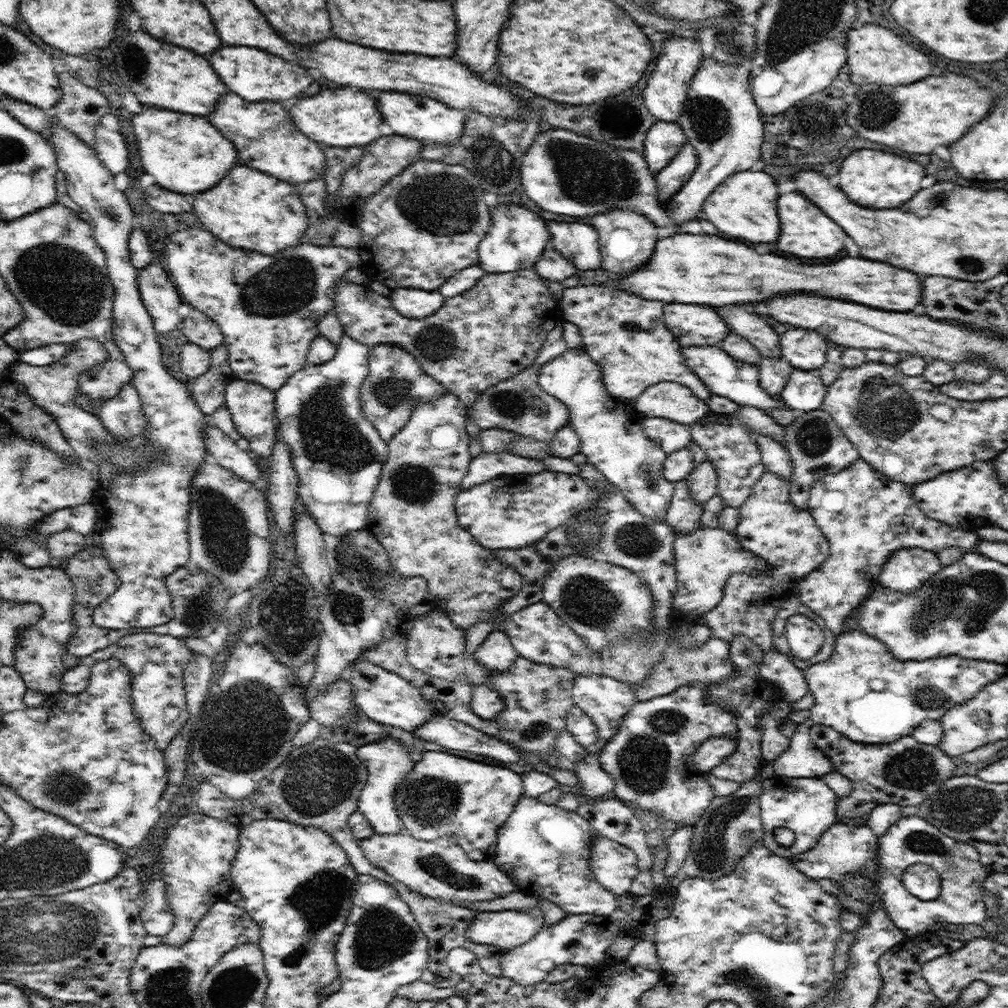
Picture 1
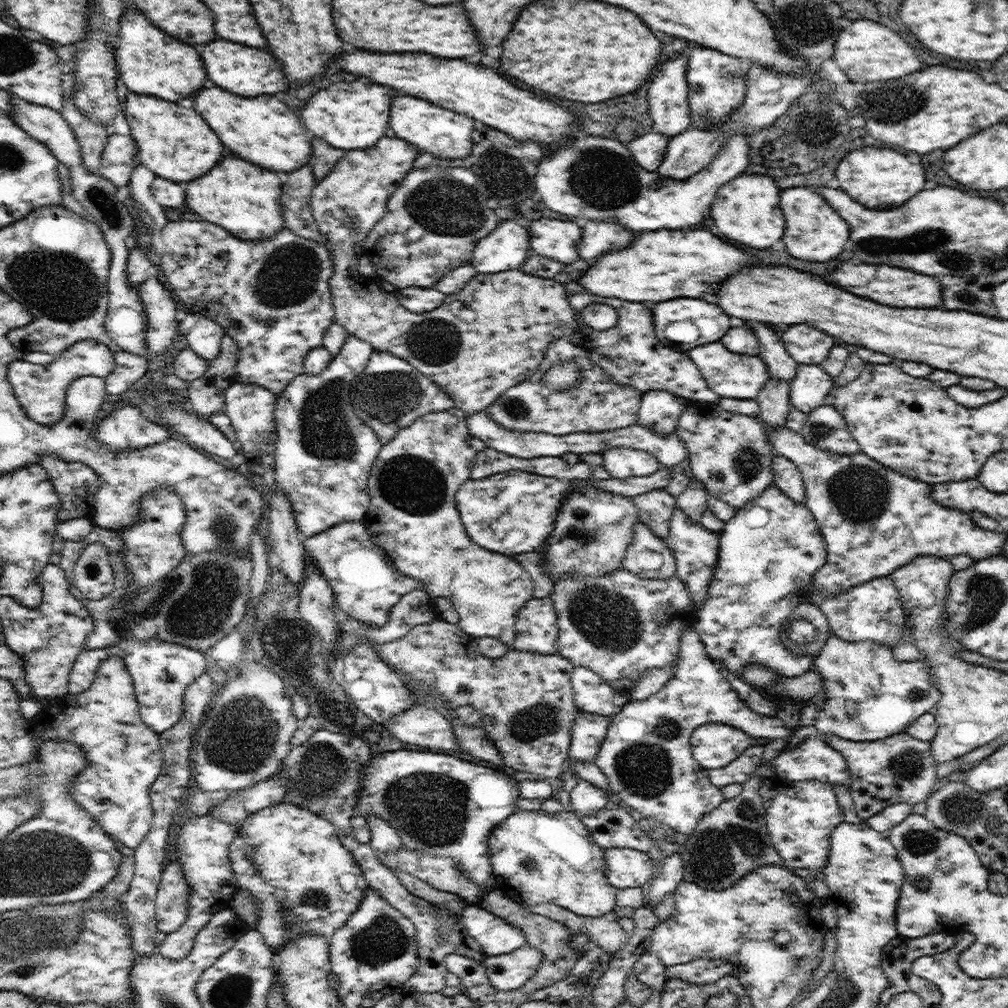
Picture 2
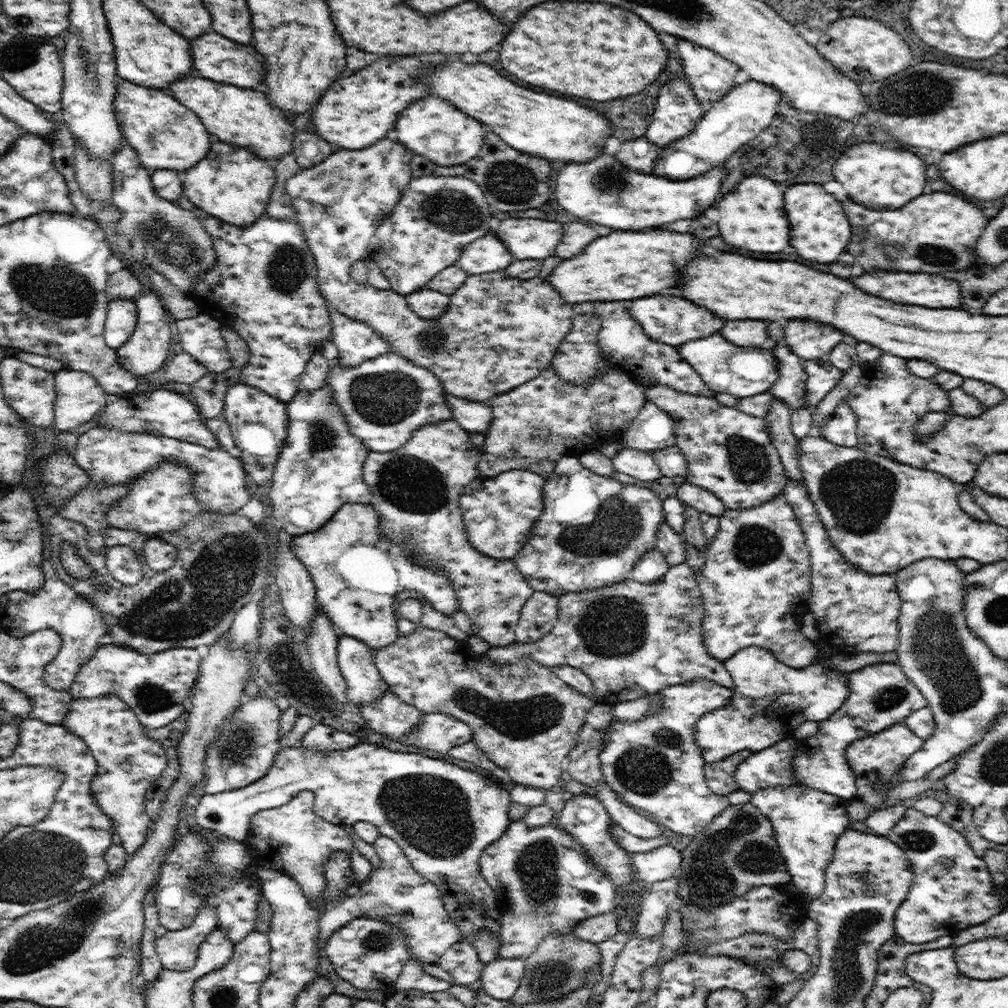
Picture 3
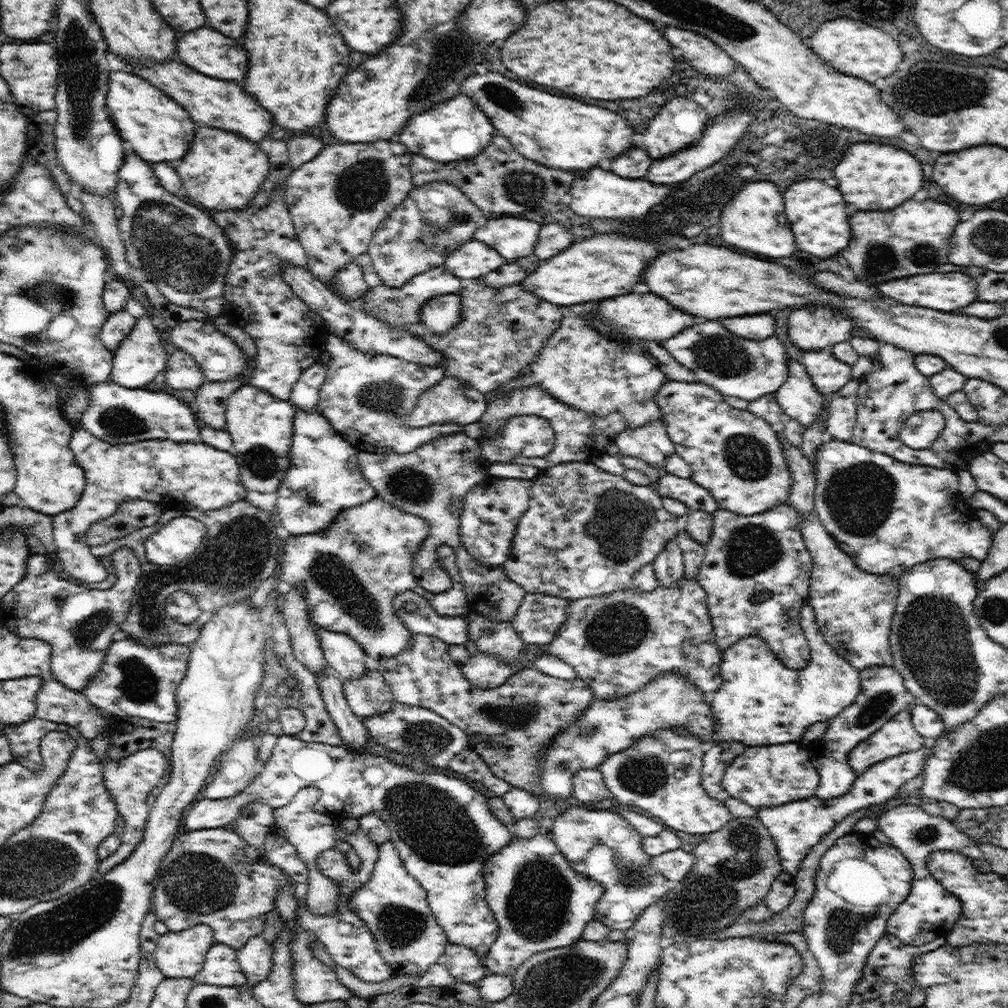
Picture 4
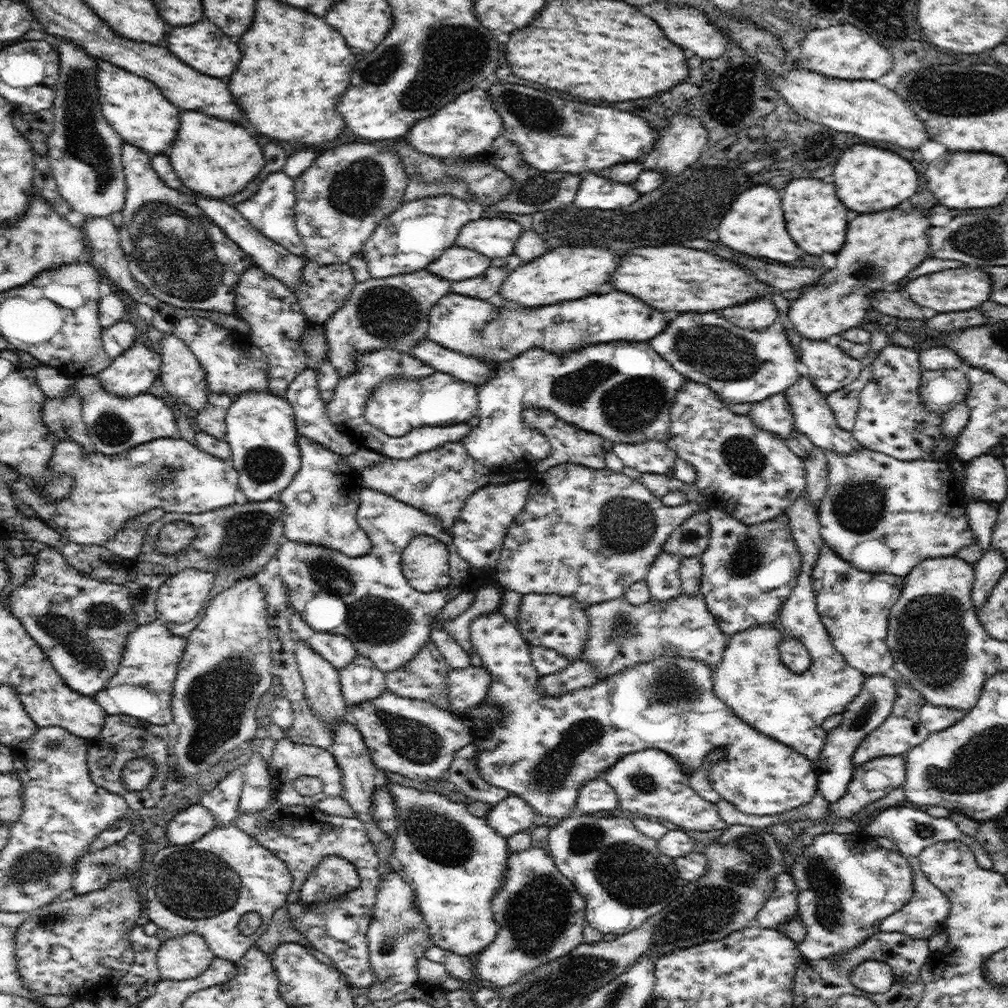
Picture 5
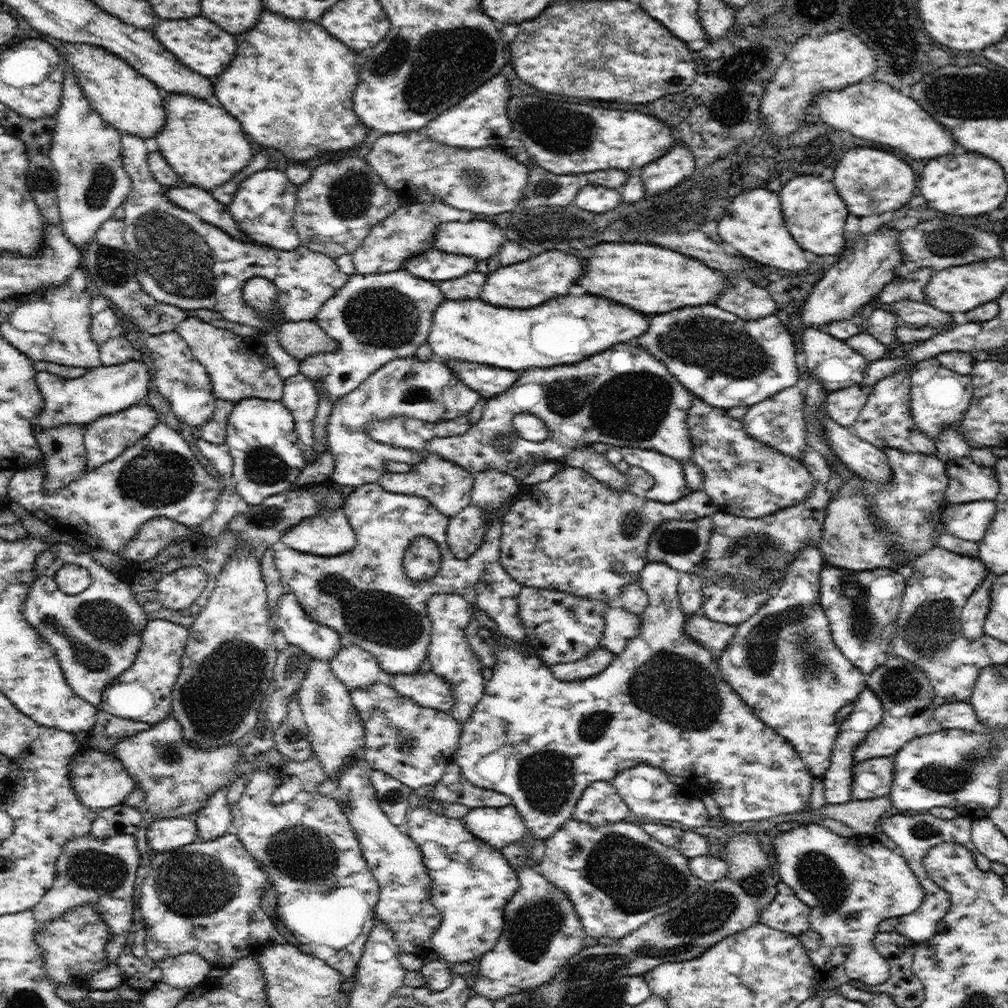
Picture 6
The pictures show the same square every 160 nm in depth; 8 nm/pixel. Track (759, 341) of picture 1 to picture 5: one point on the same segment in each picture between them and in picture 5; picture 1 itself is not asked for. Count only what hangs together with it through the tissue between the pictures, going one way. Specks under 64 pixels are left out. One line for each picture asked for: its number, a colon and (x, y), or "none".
2: (781, 366)
3: (790, 388)
4: (798, 398)
5: (813, 416)

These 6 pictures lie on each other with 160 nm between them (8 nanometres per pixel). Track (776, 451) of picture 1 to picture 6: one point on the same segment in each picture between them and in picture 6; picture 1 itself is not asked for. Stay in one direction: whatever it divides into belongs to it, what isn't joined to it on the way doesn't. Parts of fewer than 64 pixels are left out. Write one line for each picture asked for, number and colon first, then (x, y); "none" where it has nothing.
2: (787, 477)
3: (856, 612)
4: (854, 609)
5: (854, 605)
6: (862, 607)

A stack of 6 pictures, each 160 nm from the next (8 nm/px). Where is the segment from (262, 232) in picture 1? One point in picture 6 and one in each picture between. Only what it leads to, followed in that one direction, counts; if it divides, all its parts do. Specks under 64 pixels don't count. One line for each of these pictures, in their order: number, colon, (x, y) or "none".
2: (245, 199)
3: (232, 183)
4: (222, 170)
5: (216, 159)
6: (206, 147)

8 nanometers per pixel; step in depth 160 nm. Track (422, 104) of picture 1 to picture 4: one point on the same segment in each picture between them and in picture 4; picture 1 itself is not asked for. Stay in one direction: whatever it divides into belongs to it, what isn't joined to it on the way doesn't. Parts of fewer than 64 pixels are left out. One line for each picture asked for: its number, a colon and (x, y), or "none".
2: (444, 133)
3: (432, 127)
4: (457, 129)

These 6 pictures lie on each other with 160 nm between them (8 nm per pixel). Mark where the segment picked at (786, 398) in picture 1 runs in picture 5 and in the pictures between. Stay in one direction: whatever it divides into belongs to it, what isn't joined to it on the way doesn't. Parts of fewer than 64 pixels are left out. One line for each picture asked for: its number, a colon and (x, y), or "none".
2: (811, 384)
3: (822, 376)
4: (828, 374)
5: (829, 368)

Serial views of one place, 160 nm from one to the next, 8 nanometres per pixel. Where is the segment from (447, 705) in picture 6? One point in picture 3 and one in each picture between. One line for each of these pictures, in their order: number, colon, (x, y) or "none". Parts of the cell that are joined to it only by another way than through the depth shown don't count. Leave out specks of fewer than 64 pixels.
3: (632, 640)
4: (617, 643)
5: (468, 686)

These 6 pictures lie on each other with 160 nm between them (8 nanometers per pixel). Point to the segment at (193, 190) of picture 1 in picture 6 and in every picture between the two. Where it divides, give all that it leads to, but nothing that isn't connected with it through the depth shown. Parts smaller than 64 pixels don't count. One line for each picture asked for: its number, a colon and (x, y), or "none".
2: (175, 143)
3: (166, 135)
4: (160, 130)
5: (135, 107)
6: (132, 103)

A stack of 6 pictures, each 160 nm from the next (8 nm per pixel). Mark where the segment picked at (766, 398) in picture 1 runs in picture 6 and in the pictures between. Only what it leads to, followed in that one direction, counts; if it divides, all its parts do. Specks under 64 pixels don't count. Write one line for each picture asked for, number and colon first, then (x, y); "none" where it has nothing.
2: (739, 376)
3: (743, 372)
4: (748, 369)
5: (741, 365)
6: (728, 362)

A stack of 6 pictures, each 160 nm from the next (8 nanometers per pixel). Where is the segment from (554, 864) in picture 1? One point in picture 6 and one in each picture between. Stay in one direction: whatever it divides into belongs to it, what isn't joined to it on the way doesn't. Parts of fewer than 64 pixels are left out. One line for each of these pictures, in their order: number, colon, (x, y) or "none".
2: (536, 858)
3: (544, 883)
4: (539, 901)
5: (541, 915)
6: (542, 930)

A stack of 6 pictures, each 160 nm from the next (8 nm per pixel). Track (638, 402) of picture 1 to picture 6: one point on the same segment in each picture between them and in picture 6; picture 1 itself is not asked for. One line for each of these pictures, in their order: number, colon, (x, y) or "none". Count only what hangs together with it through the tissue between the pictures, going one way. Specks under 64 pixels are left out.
2: (660, 409)
3: (653, 429)
4: (651, 442)
5: (653, 456)
6: (670, 485)

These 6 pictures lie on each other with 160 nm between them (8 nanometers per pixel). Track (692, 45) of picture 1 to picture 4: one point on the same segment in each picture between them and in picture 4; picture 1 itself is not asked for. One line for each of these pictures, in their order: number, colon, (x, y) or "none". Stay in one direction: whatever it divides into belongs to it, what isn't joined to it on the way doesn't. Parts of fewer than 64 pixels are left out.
2: (668, 96)
3: (678, 111)
4: (679, 123)

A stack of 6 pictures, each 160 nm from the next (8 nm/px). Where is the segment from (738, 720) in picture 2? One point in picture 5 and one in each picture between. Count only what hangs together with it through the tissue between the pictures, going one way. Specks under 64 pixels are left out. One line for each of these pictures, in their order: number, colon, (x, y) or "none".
3: (654, 763)
4: (661, 773)
5: (651, 782)

